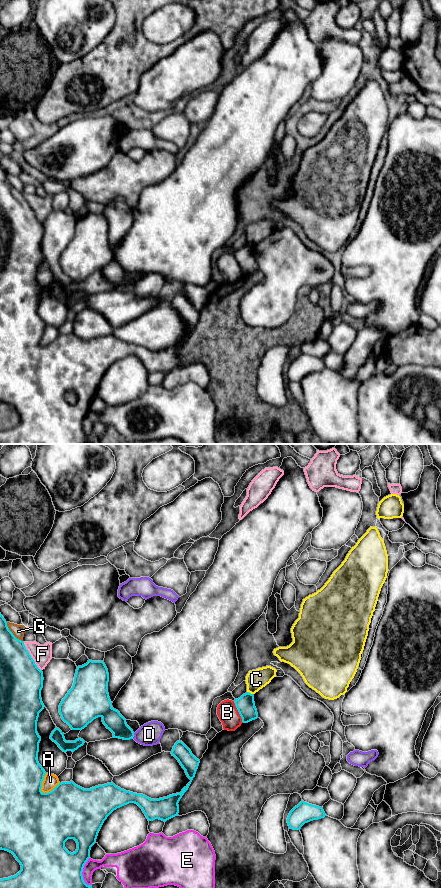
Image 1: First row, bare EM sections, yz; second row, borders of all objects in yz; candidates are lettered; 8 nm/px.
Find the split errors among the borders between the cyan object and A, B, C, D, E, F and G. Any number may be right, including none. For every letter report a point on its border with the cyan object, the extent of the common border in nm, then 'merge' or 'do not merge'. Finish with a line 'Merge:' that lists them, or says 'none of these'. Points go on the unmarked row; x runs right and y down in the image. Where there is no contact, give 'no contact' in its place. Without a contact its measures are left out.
A: contact yz (50, 343); length 170 nm; do not merge
B: contact yz (238, 263); length 190 nm; do not merge
C: contact yz (250, 245); length 50 nm; do not merge
D: contact yz (133, 288); length 50 nm; do not merge
E: contact yz (82, 423); length 240 nm; do not merge
F: contact yz (30, 208); length 280 nm; do not merge
G: contact yz (12, 185); length 200 nm; do not merge
Merge: none of these

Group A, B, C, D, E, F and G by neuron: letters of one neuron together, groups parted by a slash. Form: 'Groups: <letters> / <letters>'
Groups: A / B / C / D / E / F / G

